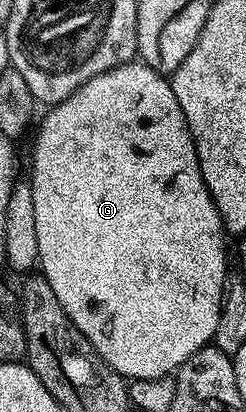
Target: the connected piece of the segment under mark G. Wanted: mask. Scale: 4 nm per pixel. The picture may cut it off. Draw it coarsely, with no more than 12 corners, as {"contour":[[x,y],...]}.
{"contour":[[89,78],[31,152],[38,267],[114,372],[214,341],[223,217],[171,81]]}

